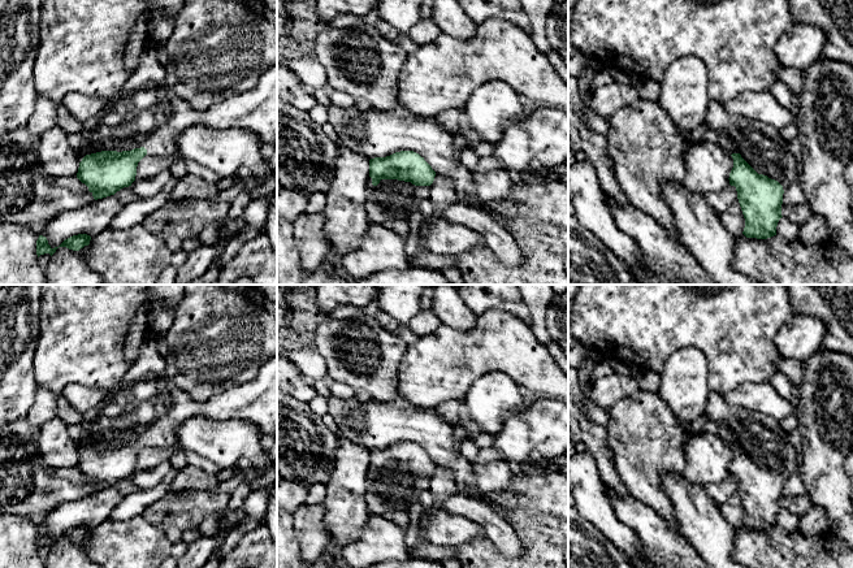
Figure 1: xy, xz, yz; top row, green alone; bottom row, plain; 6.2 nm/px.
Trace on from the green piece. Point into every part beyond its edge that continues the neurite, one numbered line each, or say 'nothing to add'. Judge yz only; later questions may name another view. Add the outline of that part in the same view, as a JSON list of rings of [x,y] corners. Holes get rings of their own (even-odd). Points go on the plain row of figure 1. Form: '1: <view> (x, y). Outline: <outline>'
1: yz (761, 437). Outline: [[[711,391],[706,407],[709,420],[718,428],[718,434],[729,445],[740,445],[741,448],[758,464],[778,472],[783,481],[797,471],[796,450],[789,442],[788,433],[783,430],[780,422],[759,412],[729,406],[723,394]]]

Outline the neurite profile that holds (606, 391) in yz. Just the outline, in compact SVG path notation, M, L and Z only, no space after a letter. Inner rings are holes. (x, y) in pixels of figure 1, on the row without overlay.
M611 372L603 378L592 382L590 399L609 411L616 402L636 395L640 391L636 376L624 376Z

